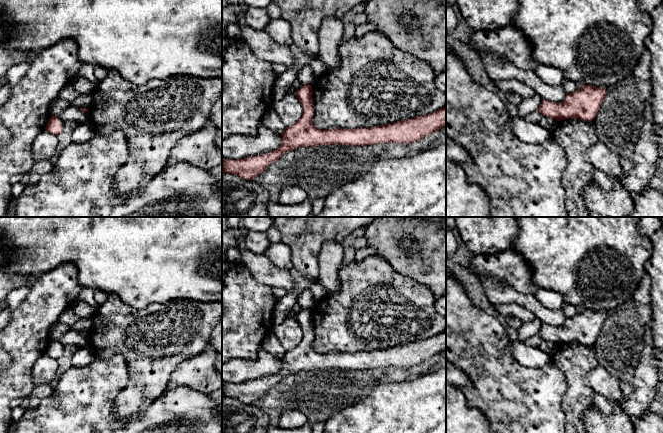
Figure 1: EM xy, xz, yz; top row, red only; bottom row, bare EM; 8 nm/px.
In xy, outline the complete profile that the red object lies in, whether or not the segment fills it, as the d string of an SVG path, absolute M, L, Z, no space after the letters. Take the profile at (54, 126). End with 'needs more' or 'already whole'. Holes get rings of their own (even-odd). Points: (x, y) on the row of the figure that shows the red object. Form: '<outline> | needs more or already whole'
M51 116L45 129L53 135L59 135L63 130L59 117Z | already whole

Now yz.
M583 85L577 91L567 94L561 103L543 99L538 110L543 116L551 117L557 121L578 118L590 122L595 119L606 94L606 88Z | already whole

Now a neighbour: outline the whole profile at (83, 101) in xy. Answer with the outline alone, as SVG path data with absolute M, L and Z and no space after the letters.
M92 94L80 95L76 100L71 102L71 105L76 108L89 108L92 104Z

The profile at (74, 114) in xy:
M70 105L67 109L65 109L59 116L59 120L61 123L65 121L73 121L80 123L90 123L88 112L84 112L79 108L76 108L73 105Z

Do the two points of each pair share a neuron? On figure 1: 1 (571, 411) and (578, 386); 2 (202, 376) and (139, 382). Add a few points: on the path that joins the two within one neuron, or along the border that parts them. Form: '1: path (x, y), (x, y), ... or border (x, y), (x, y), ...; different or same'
1: path (573, 405), (578, 398), (578, 392); same
2: border (184, 360), (173, 371), (165, 389); different

